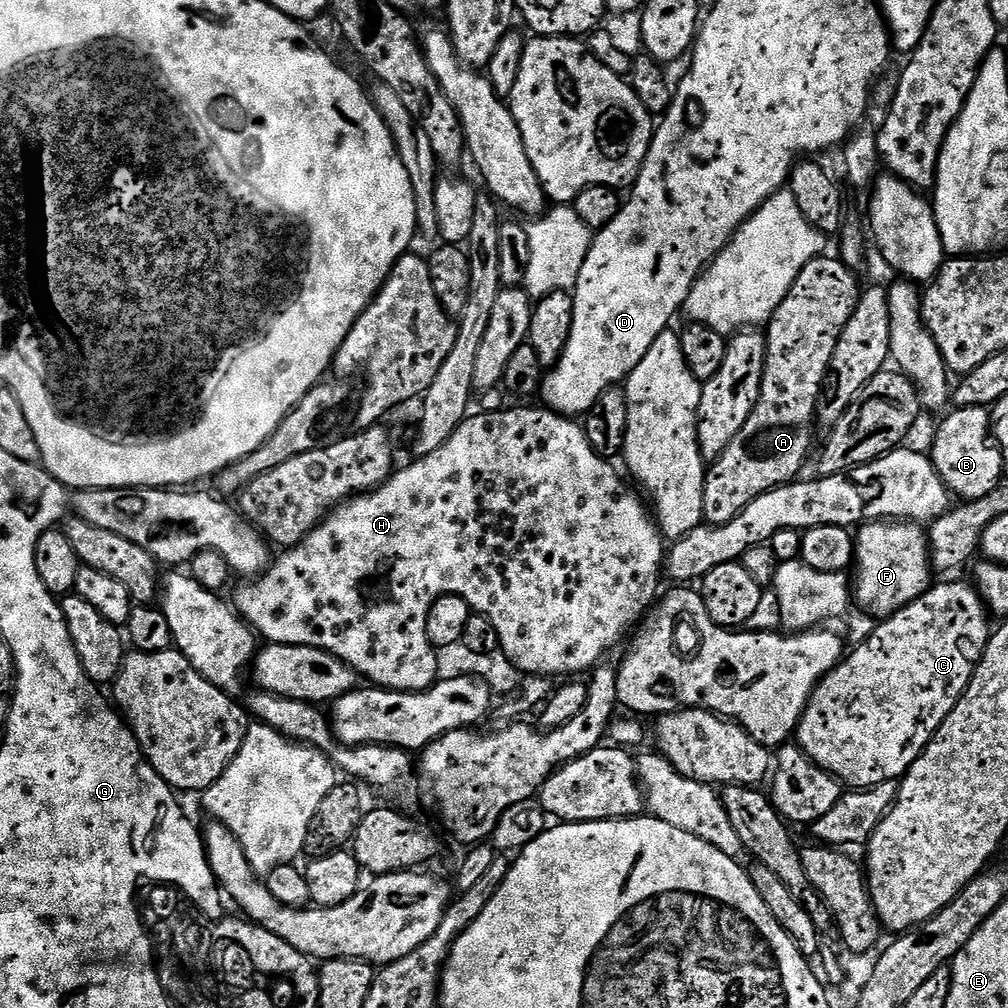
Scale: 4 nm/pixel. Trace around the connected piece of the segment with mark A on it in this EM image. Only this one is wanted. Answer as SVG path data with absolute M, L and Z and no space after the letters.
M821 254L815 256L798 274L794 286L790 286L790 294L774 310L772 319L766 325L766 358L762 386L758 394L758 402L746 418L746 426L738 430L734 440L722 450L717 460L707 465L704 474L704 493L702 494L702 510L704 524L725 524L730 522L754 498L766 494L783 484L793 483L801 475L804 459L812 448L812 423L818 420L818 405L824 381L828 375L828 367L832 361L834 350L838 346L838 338L850 318L854 314L854 306L860 301L861 285L856 285L857 273L844 265L844 261L835 255Z

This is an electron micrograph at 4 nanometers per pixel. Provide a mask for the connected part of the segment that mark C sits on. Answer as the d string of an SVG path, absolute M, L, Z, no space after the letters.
M933 583L932 587L927 592L923 592L917 600L910 602L905 608L895 612L894 615L881 619L873 627L870 638L866 638L860 644L855 645L832 671L820 679L820 684L812 691L812 696L808 700L800 724L796 727L794 740L819 768L836 777L841 785L855 790L858 788L873 788L878 786L878 782L886 782L887 780L899 781L924 752L924 747L930 743L932 735L942 726L942 722L952 713L954 706L960 700L960 696L967 690L974 670L980 664L982 654L986 650L990 635L990 627L988 628L989 609L981 600L979 591L971 583L968 584Z

